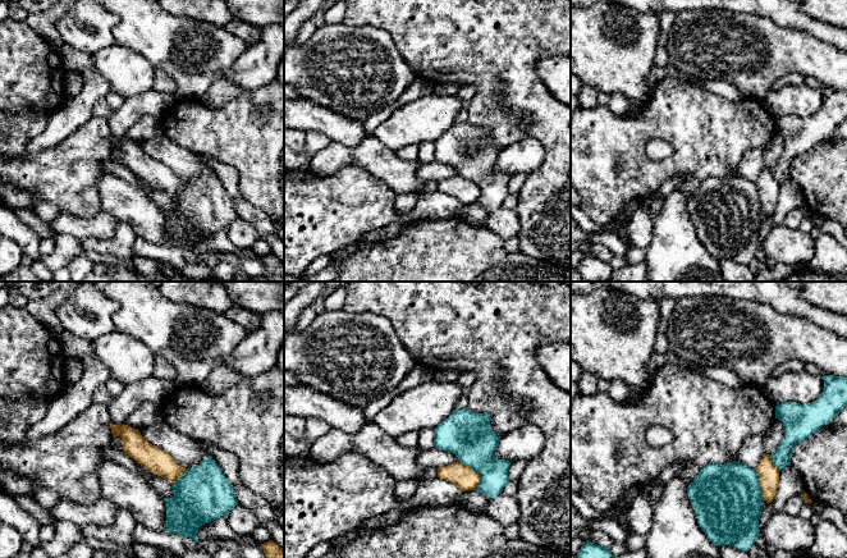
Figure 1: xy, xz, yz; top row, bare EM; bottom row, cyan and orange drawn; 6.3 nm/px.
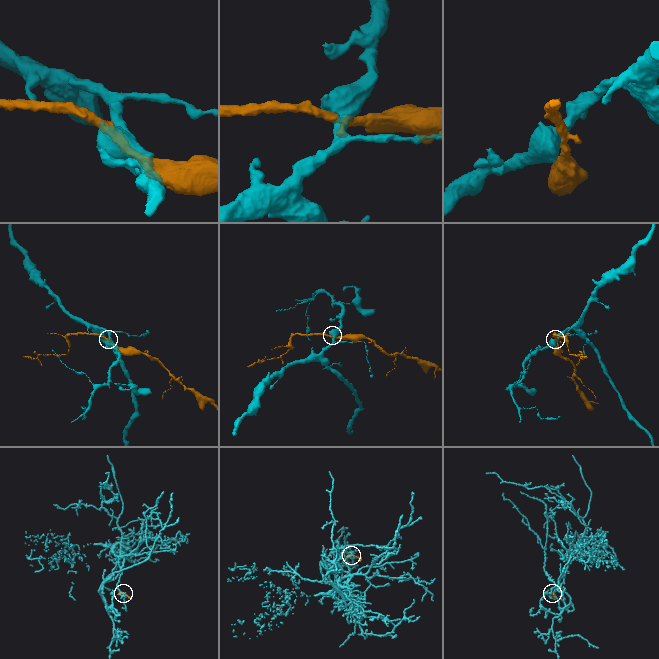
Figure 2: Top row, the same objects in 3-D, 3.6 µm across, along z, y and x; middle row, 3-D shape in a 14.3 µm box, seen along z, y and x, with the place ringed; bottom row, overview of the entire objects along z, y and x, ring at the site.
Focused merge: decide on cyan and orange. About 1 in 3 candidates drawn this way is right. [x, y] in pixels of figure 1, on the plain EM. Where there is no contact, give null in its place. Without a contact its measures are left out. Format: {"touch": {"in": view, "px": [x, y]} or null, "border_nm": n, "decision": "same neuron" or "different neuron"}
{"touch": {"in": "xz", "px": [475, 183]}, "border_nm": 220, "decision": "different neuron"}

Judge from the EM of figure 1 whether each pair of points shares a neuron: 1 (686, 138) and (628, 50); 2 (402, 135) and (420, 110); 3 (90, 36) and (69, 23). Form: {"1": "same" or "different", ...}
{"1": "different", "2": "same", "3": "same"}

